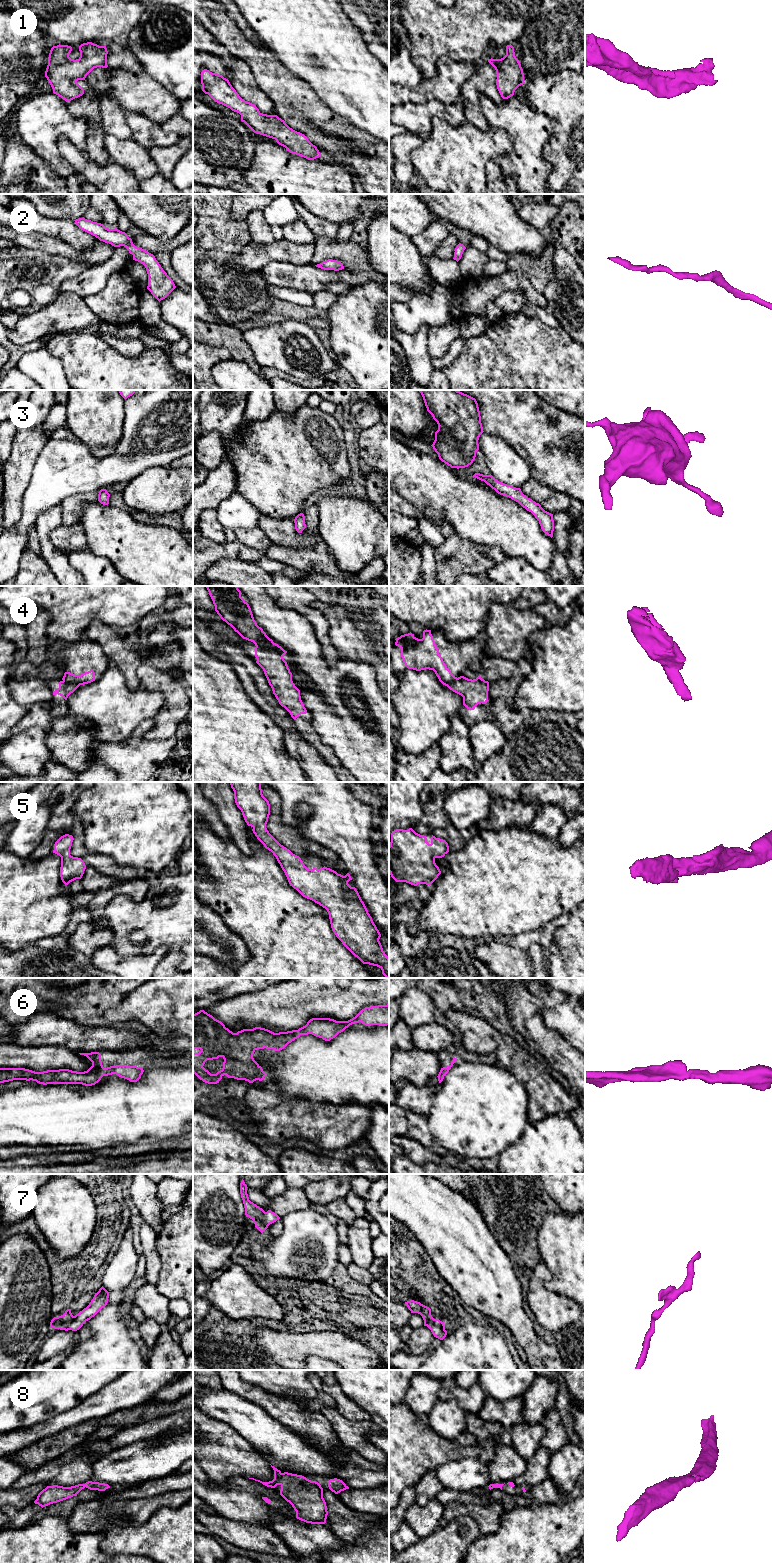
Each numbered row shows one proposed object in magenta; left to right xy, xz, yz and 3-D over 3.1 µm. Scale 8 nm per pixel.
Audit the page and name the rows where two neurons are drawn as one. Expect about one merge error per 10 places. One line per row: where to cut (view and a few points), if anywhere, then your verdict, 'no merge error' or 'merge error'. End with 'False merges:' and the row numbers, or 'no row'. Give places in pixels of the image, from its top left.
1: no cut; no merge error
2: no cut; no merge error
3: no cut; no merge error
4: cut in xz along (255, 643), (265, 643), (282, 656); merge error
5: no cut; no merge error
6: no cut; no merge error
7: no cut; no merge error
8: no cut; no merge error
False merges: 4

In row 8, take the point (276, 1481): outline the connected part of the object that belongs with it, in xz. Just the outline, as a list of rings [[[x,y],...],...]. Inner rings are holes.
[[[271,1465],[271,1467],[274,1470],[272,1481],[262,1482],[254,1478],[249,1479],[271,1488],[280,1485],[280,1495],[292,1505],[296,1511],[297,1519],[311,1524],[325,1524],[328,1511],[321,1485],[302,1475],[282,1473],[274,1466]]]

